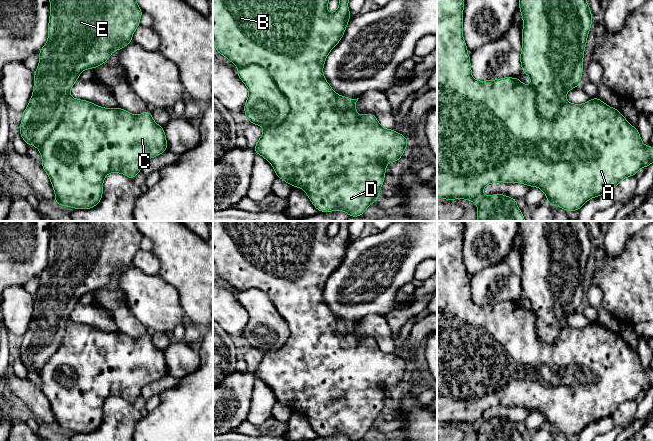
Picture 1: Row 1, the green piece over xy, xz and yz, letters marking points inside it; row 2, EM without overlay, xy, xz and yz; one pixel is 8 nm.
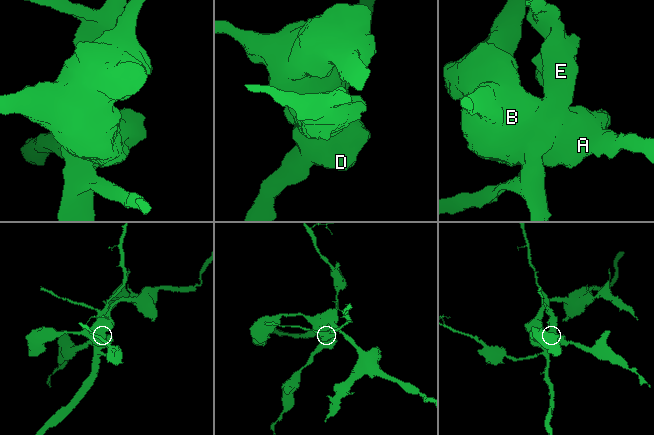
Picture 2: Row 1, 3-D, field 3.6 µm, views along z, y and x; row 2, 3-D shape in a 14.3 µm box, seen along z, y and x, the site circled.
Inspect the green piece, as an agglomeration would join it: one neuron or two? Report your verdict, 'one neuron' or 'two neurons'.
two neurons

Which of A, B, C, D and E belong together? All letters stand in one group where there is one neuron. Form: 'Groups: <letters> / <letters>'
Groups: A B C D / E

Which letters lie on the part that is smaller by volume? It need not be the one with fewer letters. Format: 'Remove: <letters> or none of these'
Remove: E

